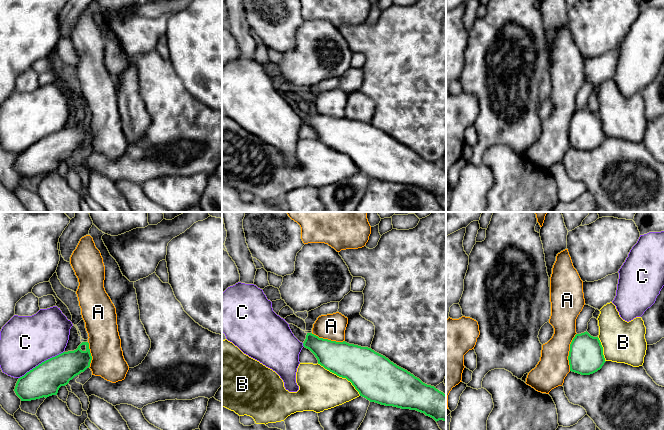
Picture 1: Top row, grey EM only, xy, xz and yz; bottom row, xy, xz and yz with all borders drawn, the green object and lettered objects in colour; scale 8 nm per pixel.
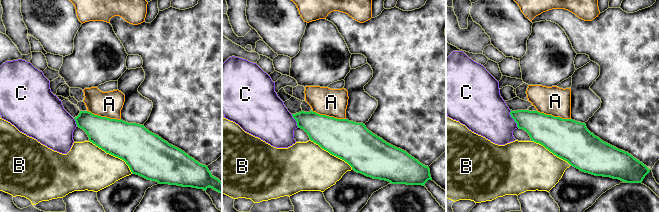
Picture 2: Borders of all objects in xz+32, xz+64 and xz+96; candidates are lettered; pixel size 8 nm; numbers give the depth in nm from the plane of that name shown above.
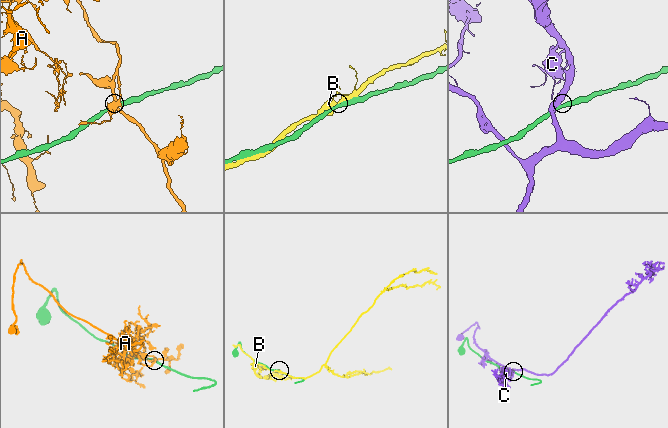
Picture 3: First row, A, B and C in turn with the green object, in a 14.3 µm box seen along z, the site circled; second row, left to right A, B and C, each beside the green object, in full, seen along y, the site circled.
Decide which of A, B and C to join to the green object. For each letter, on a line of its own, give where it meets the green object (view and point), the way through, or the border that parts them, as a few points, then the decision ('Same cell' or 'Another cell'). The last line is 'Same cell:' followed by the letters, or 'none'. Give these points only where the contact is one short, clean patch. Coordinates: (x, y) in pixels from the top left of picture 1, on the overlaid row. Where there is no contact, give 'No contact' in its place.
A: Touches green at yz (569, 352). Boundary: yz (576, 333), (570, 344), (568, 356), (569, 370). Another cell
B: Touches green at xz (340, 376). Another cell
C: Touches green at xy (42, 362). Another cell
Same cell: none

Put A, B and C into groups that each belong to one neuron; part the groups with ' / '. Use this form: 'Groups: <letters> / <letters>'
Groups: A / B / C

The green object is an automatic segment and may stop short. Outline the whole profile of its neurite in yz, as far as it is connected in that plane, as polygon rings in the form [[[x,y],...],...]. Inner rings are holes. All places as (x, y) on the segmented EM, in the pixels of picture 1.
[[[587,331],[573,338],[568,360],[570,371],[581,375],[597,372],[606,362],[599,338],[591,336]]]

